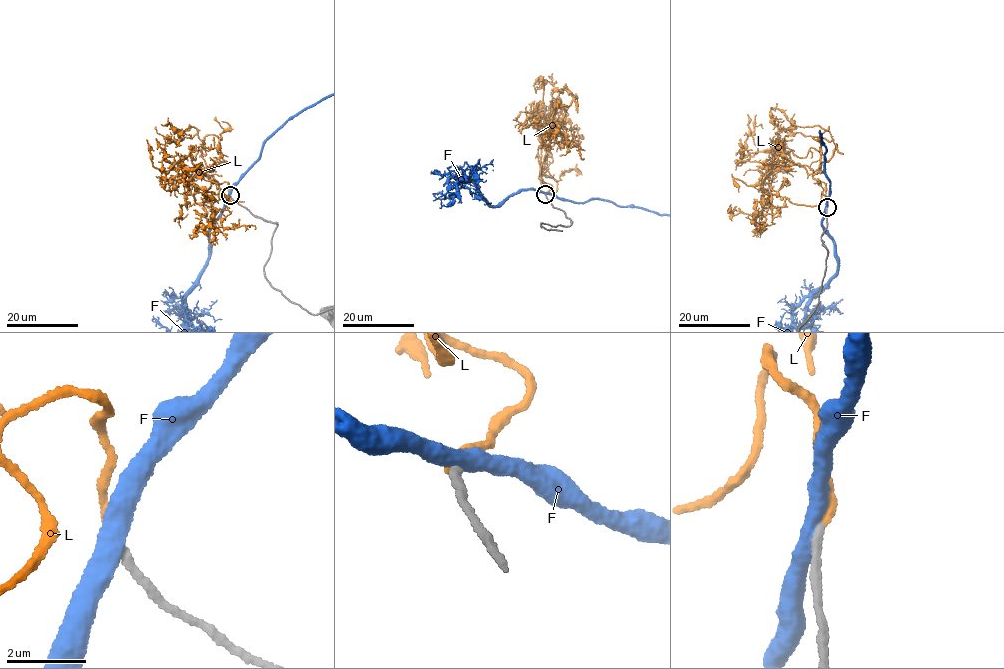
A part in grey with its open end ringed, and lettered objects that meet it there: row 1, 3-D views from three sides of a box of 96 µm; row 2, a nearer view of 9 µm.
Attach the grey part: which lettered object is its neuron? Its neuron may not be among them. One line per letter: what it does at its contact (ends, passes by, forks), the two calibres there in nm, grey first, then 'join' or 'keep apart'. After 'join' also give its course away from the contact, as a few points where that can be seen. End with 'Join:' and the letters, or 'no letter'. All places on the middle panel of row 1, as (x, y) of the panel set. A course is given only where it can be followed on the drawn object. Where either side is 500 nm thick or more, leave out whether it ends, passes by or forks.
F: it passes by; 240 nm thick on the grey side, 480 nm on the other; keep apart
L: it ends there; 220 nm thick on the grey side, 200 nm on the other; join; it runs (545, 194), (538, 134), (562, 148), (561, 122), (543, 174), (537, 120), (563, 108), (567, 120)
Join: L

